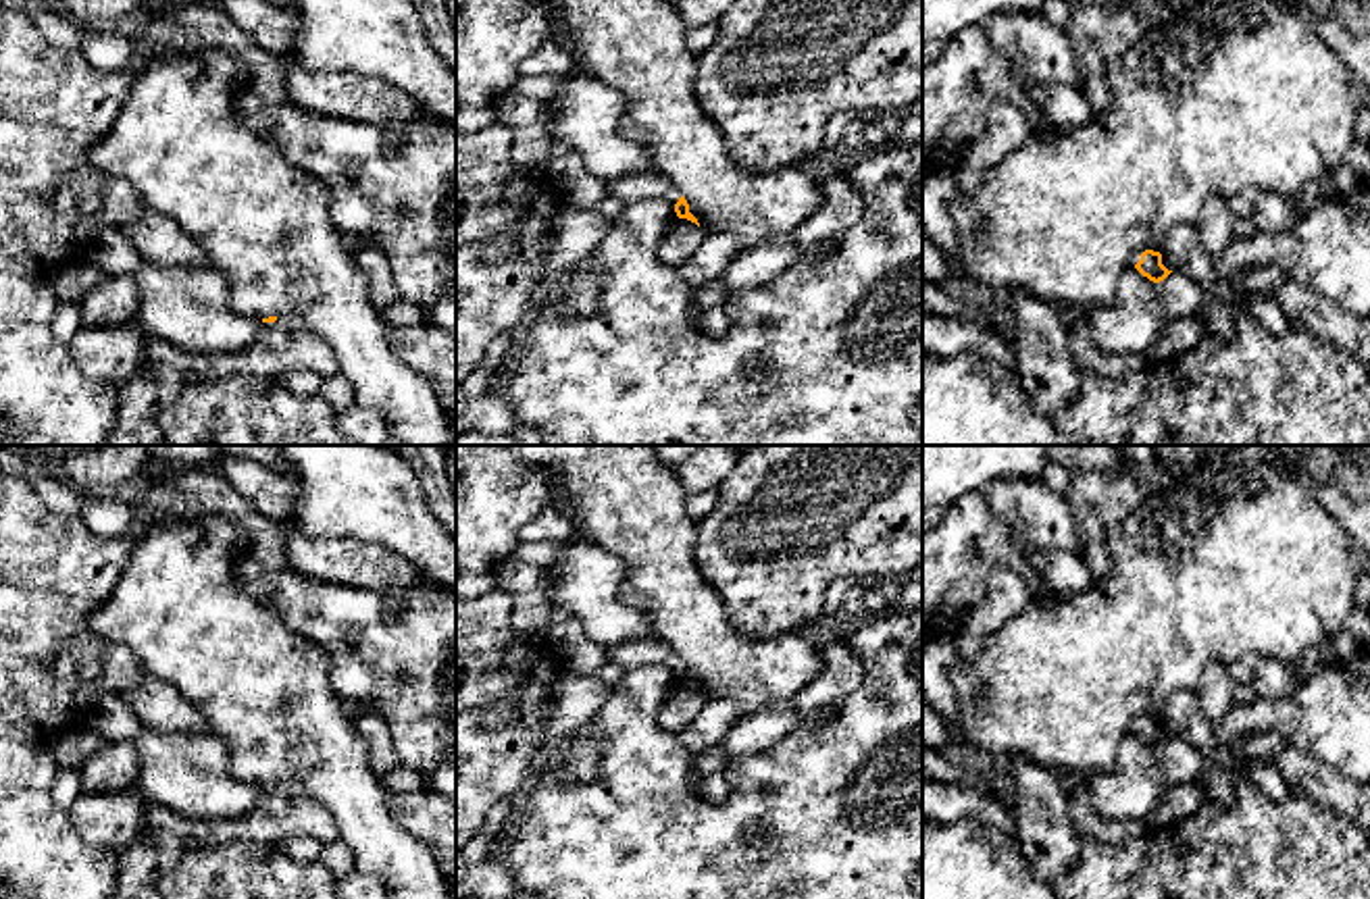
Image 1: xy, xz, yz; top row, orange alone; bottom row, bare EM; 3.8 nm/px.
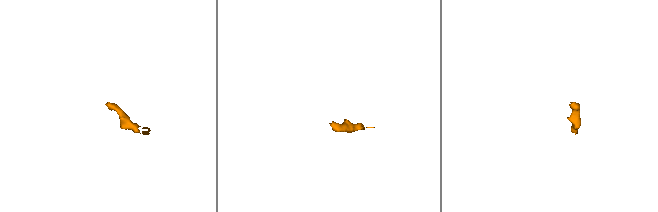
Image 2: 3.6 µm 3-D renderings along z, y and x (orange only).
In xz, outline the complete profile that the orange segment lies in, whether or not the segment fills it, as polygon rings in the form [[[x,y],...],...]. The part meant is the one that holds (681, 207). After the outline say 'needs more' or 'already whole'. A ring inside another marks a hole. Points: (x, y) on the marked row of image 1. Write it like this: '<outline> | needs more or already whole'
[[[656,171],[627,175],[608,181],[606,187],[610,196],[623,200],[625,204],[639,202],[645,198],[664,198],[675,204],[675,212],[679,219],[687,219],[700,227],[697,219],[689,212],[689,204],[681,196],[679,187],[673,185],[666,177],[658,175]]] | needs more

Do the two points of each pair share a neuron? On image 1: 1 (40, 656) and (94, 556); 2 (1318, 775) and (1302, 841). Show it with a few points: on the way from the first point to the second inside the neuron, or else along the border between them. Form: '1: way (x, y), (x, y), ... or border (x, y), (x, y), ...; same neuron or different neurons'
1: way (40, 631), (40, 610), (69, 581); same neuron
2: border (1294, 791), (1304, 791), (1348, 818); different neurons

